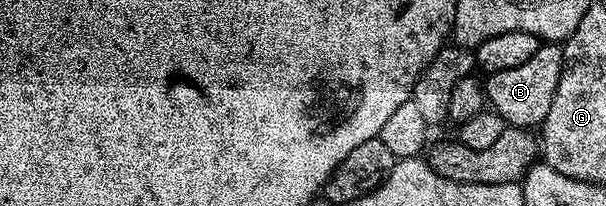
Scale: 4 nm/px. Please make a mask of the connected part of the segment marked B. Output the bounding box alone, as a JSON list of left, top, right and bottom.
[484,44,562,128]

